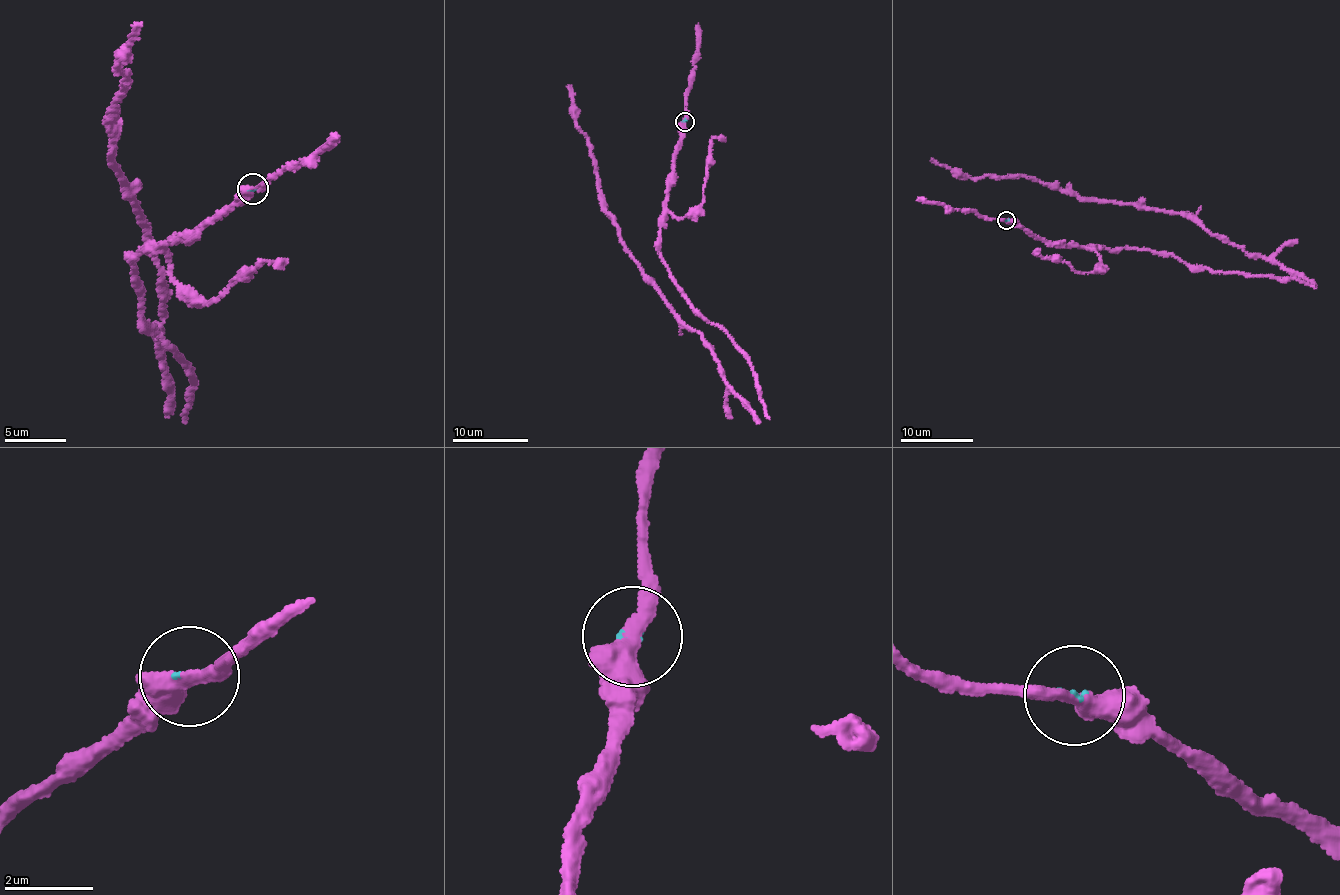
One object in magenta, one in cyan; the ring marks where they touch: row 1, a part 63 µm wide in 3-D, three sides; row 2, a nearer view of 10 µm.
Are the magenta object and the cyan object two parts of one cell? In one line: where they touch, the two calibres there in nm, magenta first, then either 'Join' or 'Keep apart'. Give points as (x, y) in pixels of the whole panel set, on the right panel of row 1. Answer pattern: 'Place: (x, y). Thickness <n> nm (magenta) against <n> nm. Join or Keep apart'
Place: (1006, 220). Thickness 400 nm (magenta) against 110 nm. Keep apart

